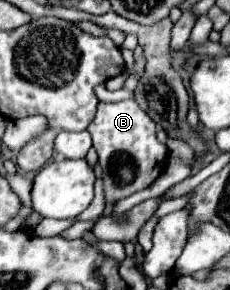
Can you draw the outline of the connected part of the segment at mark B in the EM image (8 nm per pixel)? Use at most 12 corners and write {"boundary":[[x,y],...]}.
{"boundary":[[100,102],[88,126],[106,202],[148,188],[168,148],[134,102]]}

